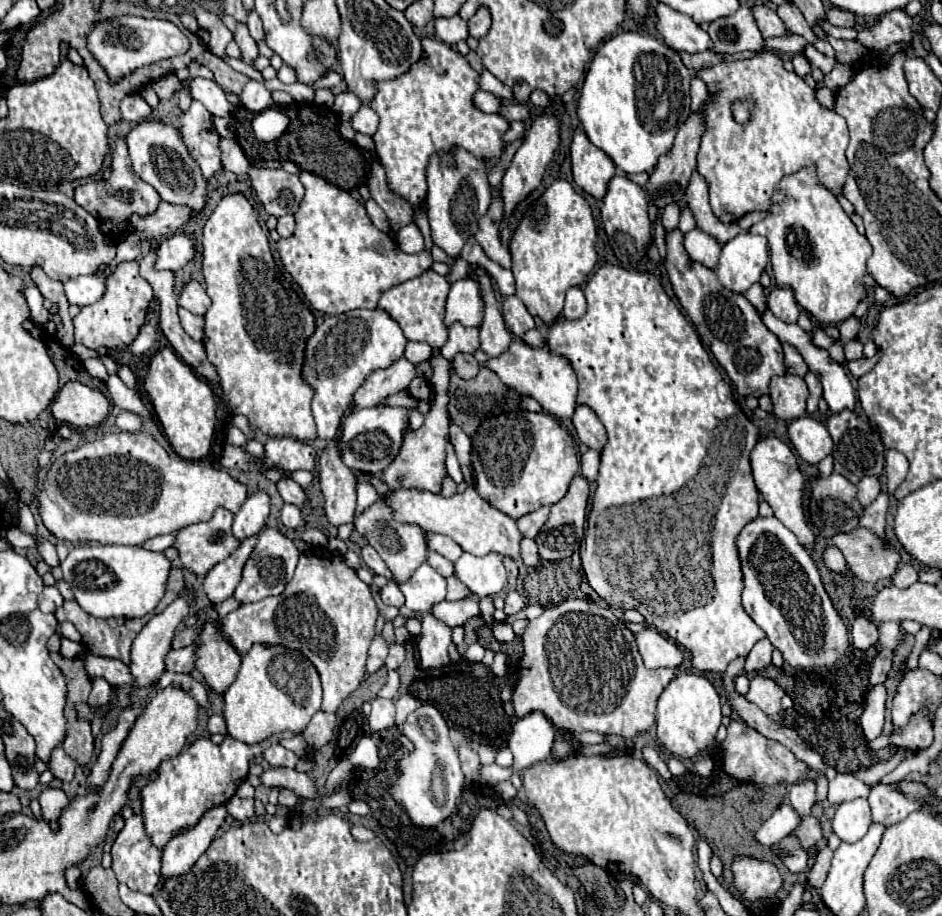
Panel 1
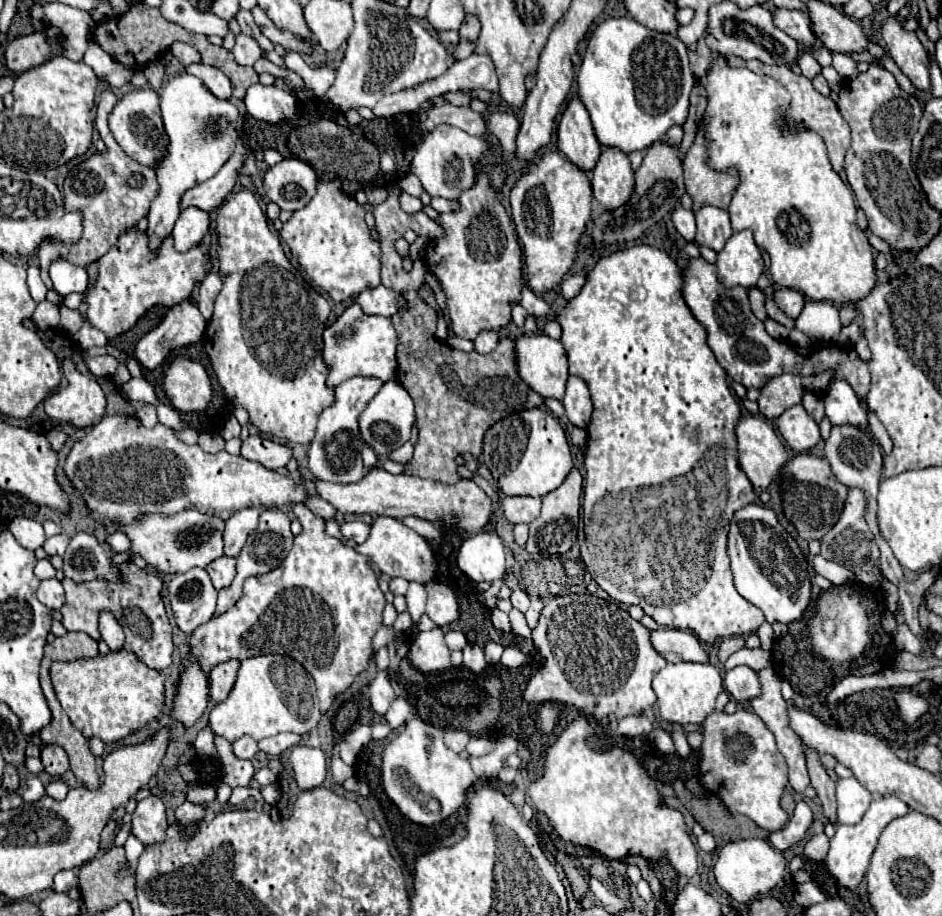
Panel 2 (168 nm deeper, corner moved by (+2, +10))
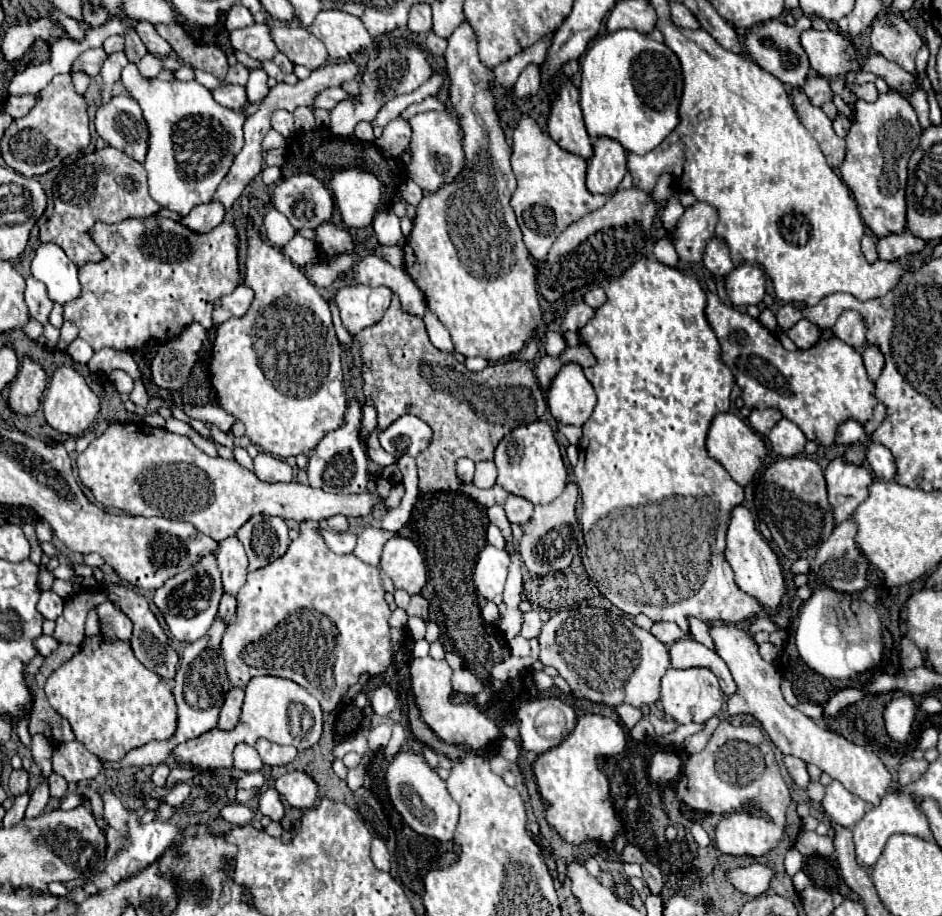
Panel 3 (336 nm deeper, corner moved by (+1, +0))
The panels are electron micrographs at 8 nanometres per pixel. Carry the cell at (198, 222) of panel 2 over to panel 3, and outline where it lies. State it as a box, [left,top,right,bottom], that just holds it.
[181,201,227,233]

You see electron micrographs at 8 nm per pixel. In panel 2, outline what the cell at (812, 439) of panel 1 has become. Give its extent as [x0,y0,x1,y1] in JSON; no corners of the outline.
[778,405,820,453]

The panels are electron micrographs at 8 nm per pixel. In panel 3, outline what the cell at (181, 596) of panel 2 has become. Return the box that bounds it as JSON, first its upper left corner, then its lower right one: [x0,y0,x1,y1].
[153,555,223,643]

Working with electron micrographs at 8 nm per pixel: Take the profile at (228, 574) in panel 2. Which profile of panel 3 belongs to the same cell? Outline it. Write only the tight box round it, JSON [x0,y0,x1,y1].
[219,595,237,623]

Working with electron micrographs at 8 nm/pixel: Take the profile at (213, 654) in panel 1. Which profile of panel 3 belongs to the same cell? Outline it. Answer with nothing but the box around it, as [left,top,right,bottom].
[219,687,245,731]

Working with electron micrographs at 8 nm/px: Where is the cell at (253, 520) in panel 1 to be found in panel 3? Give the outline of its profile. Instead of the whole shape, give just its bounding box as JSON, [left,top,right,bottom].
[217,537,247,597]

